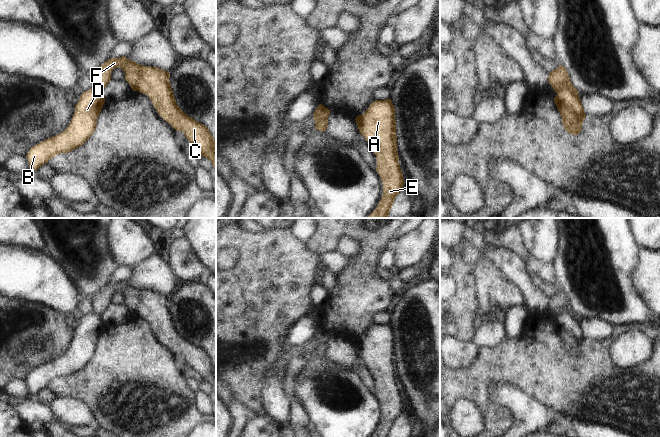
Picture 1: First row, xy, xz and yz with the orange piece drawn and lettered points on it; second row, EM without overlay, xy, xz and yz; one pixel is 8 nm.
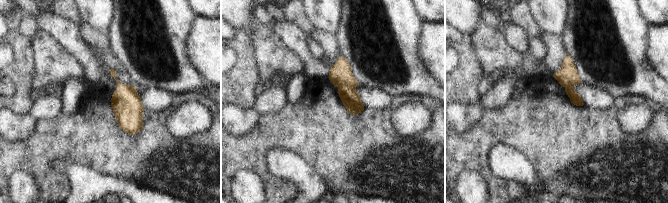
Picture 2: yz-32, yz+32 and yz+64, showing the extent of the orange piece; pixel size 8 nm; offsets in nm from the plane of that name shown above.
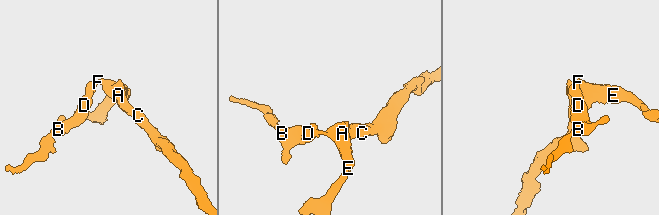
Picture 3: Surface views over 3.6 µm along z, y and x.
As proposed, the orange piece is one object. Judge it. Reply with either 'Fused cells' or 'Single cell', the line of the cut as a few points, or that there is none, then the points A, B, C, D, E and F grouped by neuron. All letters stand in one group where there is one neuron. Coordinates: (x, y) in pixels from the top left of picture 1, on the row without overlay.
Fused cells. Split along yz (556, 316), (567, 312), (577, 317). Groups: A C E F / B D

